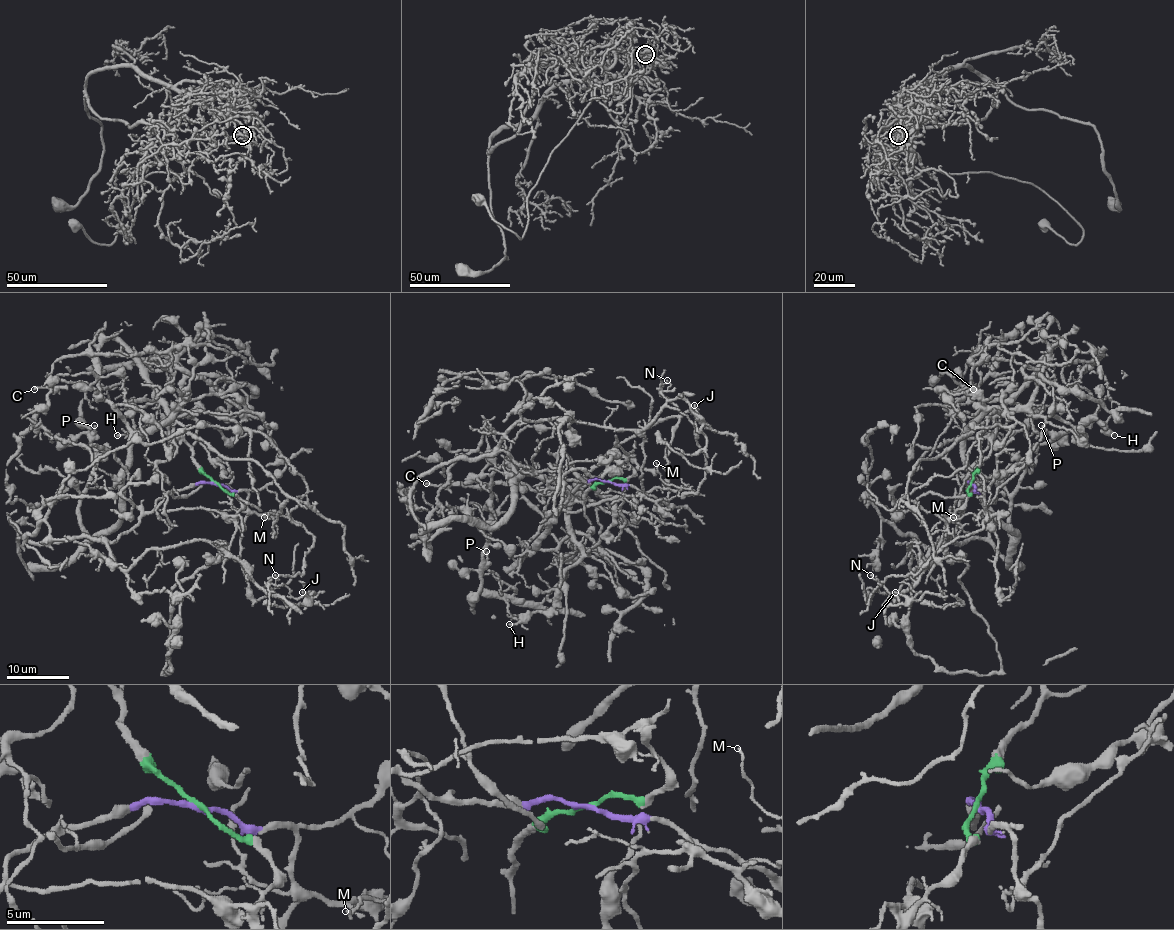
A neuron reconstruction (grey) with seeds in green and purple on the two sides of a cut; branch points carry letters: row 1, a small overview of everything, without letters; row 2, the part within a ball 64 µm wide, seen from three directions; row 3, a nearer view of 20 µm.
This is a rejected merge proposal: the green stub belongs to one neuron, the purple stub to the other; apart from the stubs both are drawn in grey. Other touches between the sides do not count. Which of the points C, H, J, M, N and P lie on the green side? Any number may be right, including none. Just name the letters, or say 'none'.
C, H, P

